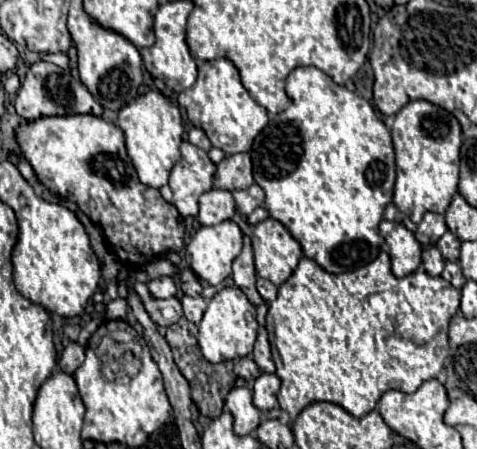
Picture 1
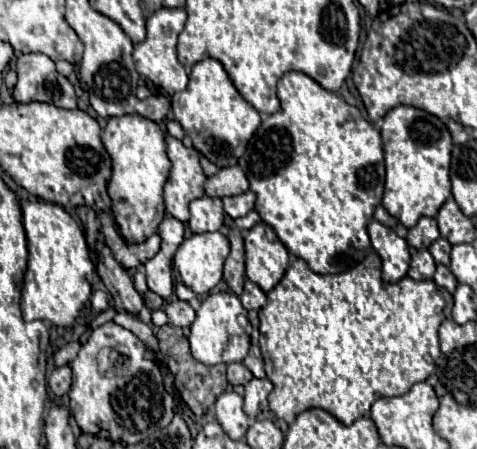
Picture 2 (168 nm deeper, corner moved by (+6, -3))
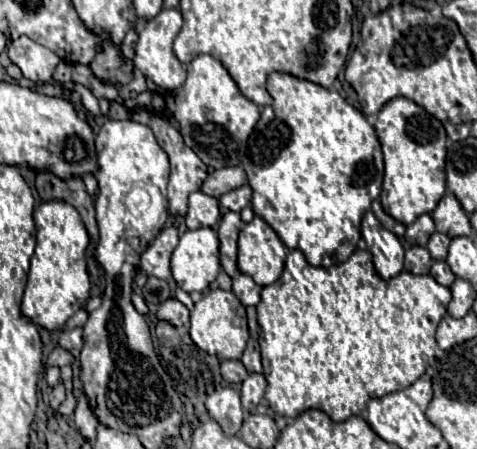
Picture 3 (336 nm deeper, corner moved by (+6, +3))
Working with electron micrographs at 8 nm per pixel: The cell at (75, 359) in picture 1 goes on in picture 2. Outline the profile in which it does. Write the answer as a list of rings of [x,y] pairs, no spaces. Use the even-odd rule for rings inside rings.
[[[62,365],[56,367],[48,379],[48,385],[52,389],[52,393],[56,397],[64,397],[70,391],[70,383],[72,383],[72,369],[70,365]]]

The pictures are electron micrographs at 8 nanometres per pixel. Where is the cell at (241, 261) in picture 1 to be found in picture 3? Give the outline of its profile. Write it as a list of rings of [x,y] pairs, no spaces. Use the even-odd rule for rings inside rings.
[[[224,211],[218,227],[218,239],[220,239],[220,263],[222,269],[228,275],[234,275],[236,269],[236,255],[238,255],[238,233],[240,233],[240,213]]]

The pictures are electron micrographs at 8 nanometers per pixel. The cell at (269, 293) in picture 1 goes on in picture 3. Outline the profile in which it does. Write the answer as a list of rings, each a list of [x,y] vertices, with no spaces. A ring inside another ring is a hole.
[[[238,273],[236,277],[234,277],[234,287],[232,287],[232,291],[236,293],[236,297],[240,299],[240,303],[244,305],[244,307],[248,307],[248,305],[258,305],[258,301],[260,301],[260,287],[252,281],[252,277],[248,277],[248,275],[242,275],[242,273]]]

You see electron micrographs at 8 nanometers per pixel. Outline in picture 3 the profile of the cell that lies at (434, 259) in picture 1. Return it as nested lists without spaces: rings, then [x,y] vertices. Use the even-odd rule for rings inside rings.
[[[410,247],[405,251],[404,269],[414,275],[426,275],[430,269],[430,253],[424,247]]]

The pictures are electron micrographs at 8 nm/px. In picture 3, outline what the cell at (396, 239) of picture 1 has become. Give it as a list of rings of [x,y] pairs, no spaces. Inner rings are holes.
[[[366,211],[366,215],[362,217],[360,231],[362,231],[362,239],[366,241],[366,247],[372,255],[374,269],[378,271],[378,275],[382,279],[396,277],[404,267],[404,263],[402,263],[404,247],[402,247],[400,239],[392,231],[384,229],[372,211]]]

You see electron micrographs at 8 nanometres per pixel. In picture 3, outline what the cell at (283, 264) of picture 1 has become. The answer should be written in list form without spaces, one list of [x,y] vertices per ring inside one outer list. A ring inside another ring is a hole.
[[[254,217],[240,229],[238,269],[252,277],[256,285],[274,283],[284,271],[286,247],[274,229],[260,217]]]

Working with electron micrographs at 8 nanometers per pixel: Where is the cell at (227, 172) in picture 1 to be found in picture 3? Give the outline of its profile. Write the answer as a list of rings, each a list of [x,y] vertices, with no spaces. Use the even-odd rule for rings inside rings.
[[[224,167],[224,169],[218,169],[206,177],[202,191],[210,197],[220,199],[224,193],[246,185],[246,181],[248,179],[246,179],[246,173],[242,167]]]

